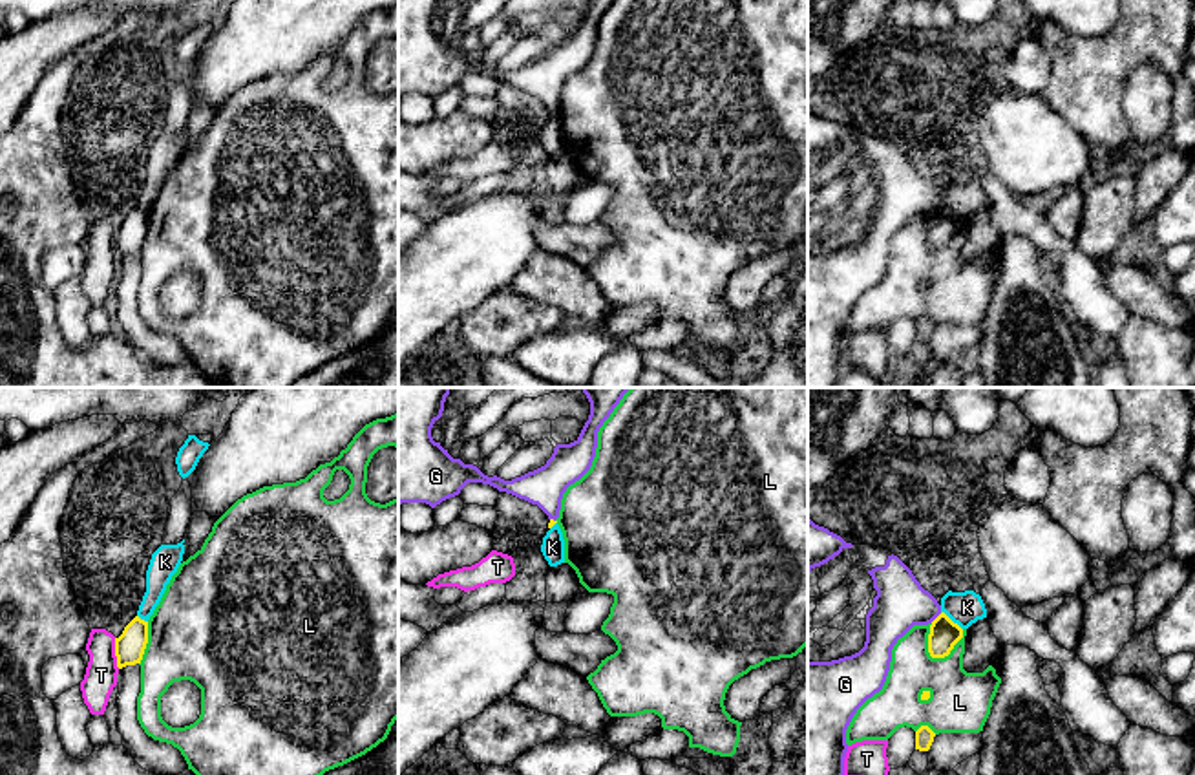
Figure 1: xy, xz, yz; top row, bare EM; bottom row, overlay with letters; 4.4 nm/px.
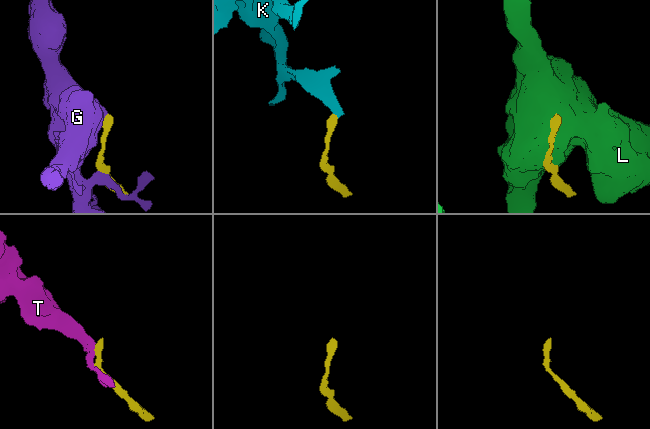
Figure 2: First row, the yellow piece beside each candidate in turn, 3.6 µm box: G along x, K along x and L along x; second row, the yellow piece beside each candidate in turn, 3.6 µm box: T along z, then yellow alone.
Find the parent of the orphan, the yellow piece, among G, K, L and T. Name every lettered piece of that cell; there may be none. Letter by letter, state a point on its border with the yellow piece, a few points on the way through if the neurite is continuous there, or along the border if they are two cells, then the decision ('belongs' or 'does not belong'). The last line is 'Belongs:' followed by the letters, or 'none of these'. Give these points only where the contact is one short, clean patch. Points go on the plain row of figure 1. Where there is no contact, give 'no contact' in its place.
G: contact yz (938, 207); does not belong
K: contact yz (951, 211); way yz (943, 225), (951, 211), (967, 198); belongs
L: contact yz (951, 240); does not belong
T: contact xy (116, 244); does not belong
Belongs: K

